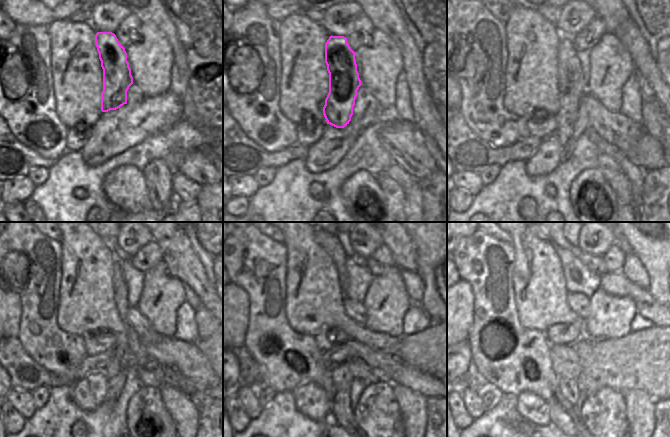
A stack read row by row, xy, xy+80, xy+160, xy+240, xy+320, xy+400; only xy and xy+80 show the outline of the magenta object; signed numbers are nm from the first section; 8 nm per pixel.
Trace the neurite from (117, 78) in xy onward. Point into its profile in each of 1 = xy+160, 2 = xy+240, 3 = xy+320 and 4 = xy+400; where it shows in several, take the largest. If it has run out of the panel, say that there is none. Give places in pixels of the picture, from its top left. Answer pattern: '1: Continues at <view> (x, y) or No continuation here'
1: Continues at xy+160 (570, 83)
2: Continues at xy+240 (128, 350)
3: Continues at xy+320 (342, 378)
4: Continues at xy+400 (568, 386)

